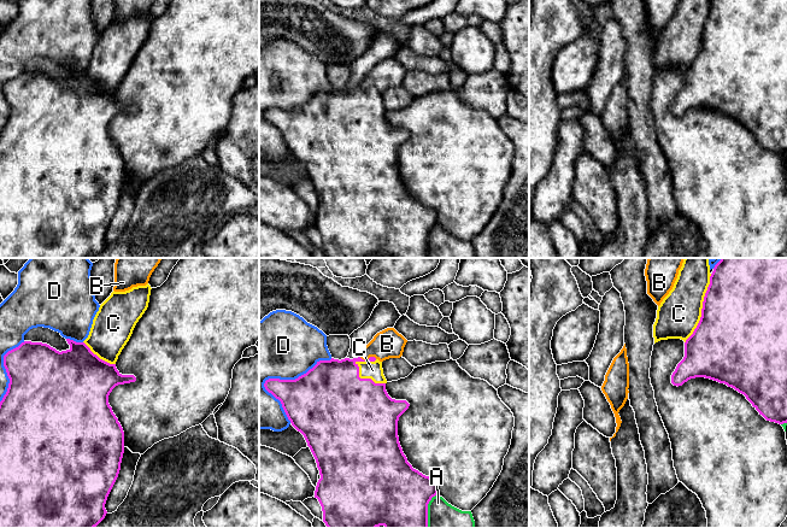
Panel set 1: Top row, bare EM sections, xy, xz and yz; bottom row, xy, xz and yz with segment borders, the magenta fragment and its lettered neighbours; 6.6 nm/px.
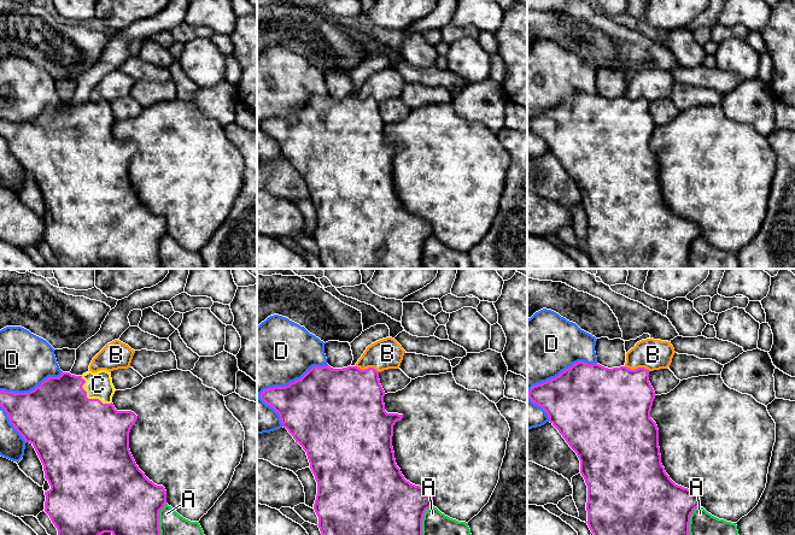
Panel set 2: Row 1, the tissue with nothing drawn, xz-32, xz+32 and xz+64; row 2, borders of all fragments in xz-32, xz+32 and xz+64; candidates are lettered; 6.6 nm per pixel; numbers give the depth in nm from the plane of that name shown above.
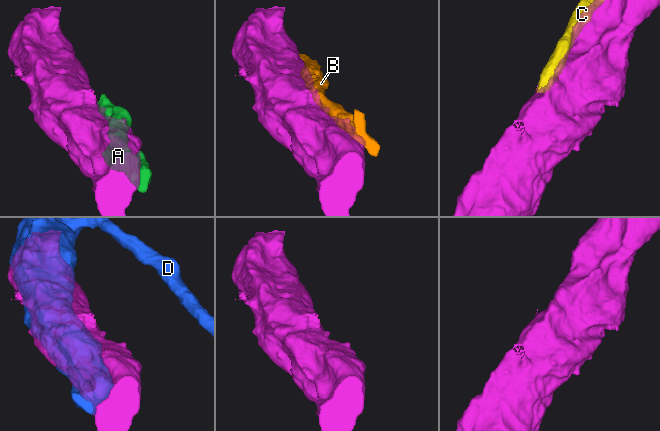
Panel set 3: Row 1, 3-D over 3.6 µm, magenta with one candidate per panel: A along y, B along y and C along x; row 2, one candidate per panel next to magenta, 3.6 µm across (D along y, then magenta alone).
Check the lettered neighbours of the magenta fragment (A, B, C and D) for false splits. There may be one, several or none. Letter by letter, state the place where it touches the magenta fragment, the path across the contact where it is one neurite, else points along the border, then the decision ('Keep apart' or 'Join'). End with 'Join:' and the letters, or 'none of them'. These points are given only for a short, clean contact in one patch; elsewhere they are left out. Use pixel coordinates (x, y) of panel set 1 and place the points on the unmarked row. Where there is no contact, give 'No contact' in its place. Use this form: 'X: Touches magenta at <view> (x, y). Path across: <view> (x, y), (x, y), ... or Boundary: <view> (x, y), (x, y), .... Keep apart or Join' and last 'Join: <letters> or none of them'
A: Touches magenta at xz (427, 240). Keep apart
B: Touches magenta at xz (369, 88). Keep apart
C: Touches magenta at yz (702, 39). Join
D: Touches magenta at xz (277, 109). Keep apart
Join: C

